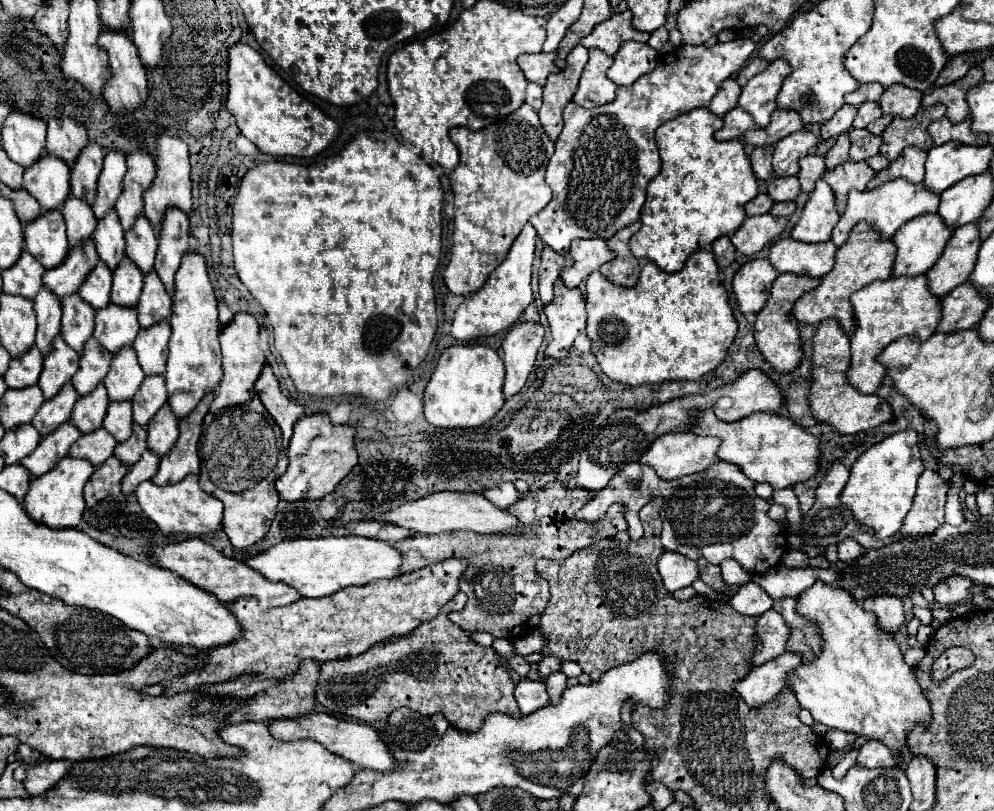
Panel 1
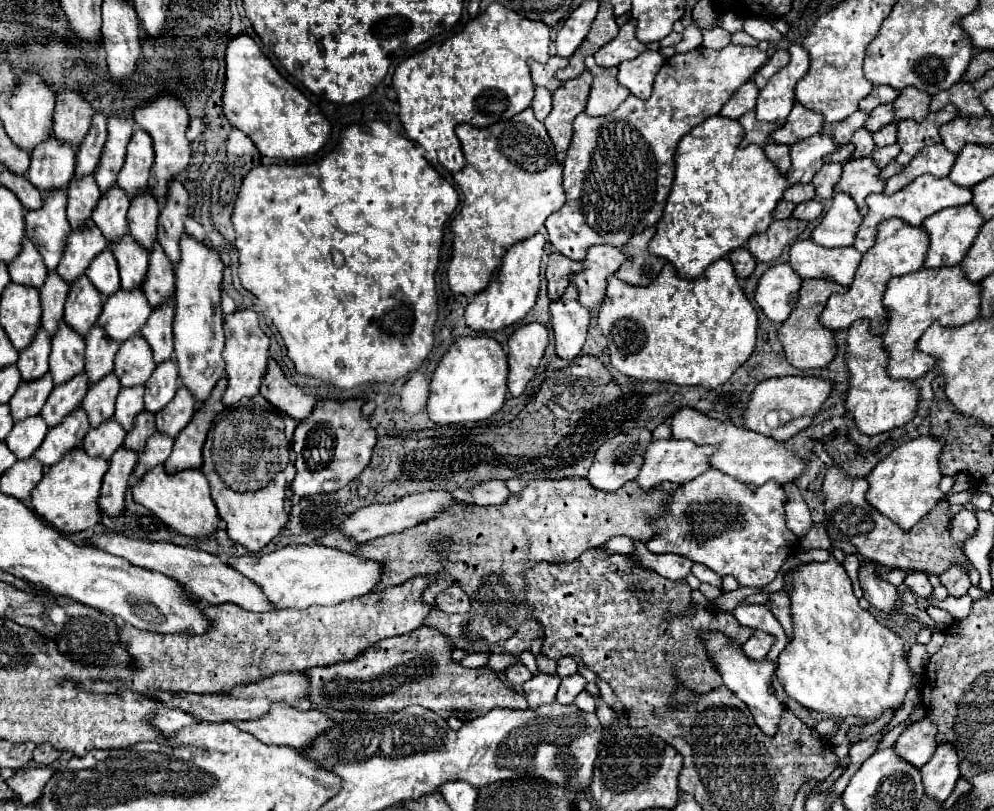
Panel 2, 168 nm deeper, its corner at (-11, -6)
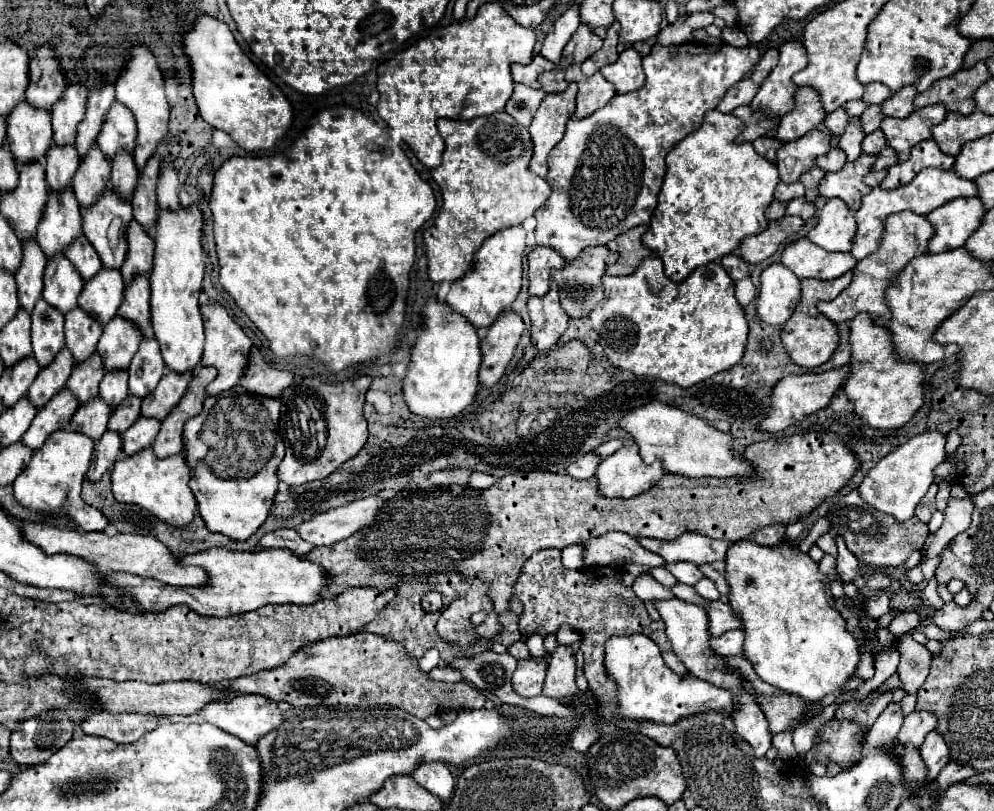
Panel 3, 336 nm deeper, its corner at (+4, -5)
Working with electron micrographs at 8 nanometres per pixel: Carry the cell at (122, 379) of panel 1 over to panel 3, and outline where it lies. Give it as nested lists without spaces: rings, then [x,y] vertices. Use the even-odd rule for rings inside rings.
[[[114,317],[104,327],[104,333],[102,333],[100,341],[98,341],[98,349],[96,351],[102,357],[106,371],[126,371],[130,361],[132,361],[132,357],[138,351],[138,345],[140,345],[140,333],[136,333],[136,325],[128,325],[128,321],[124,321],[122,317]]]

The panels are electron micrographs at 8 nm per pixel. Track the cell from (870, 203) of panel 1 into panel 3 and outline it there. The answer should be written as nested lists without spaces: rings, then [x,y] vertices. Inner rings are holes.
[[[922,169],[908,185],[892,189],[892,191],[884,191],[880,187],[872,189],[868,195],[862,197],[862,207],[856,211],[856,235],[852,239],[852,249],[850,255],[856,259],[864,259],[868,255],[872,255],[878,249],[880,237],[882,237],[882,225],[884,219],[892,213],[900,213],[900,211],[914,211],[918,215],[928,215],[932,209],[958,199],[958,197],[974,197],[976,195],[976,185],[974,181],[964,181],[962,177],[956,177],[956,173],[952,171],[944,171],[944,169]]]

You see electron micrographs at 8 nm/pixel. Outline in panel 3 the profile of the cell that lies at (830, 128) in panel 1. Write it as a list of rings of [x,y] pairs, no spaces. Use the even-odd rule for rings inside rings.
[[[836,109],[834,113],[828,113],[824,119],[824,127],[836,137],[840,137],[844,133],[846,123],[848,123],[848,113],[844,109]]]

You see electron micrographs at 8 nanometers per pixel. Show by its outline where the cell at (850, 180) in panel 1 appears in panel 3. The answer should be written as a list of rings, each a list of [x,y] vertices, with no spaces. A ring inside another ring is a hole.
[[[862,153],[856,161],[846,163],[836,173],[826,173],[820,181],[820,195],[826,199],[840,197],[852,211],[860,209],[860,199],[870,193],[872,189],[862,181],[862,177],[870,171],[870,165],[876,157]]]

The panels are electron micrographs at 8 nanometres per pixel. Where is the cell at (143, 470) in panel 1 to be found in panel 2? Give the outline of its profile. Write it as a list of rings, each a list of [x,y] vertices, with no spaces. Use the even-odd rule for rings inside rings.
[[[155,430],[155,434],[147,440],[145,450],[139,454],[139,462],[133,470],[133,476],[139,480],[147,470],[151,470],[157,464],[163,464],[173,448],[173,438],[167,434],[159,434],[159,430]]]

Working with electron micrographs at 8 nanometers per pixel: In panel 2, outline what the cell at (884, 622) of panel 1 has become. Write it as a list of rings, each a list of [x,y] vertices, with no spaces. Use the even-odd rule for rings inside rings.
[[[863,562],[859,568],[859,584],[863,588],[863,598],[877,610],[891,614],[899,604],[899,592],[893,584],[883,580],[875,570],[873,562]]]

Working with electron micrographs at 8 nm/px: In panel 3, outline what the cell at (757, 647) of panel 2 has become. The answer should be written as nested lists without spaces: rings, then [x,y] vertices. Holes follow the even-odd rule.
[[[744,629],[728,631],[712,639],[712,649],[724,657],[744,657]]]

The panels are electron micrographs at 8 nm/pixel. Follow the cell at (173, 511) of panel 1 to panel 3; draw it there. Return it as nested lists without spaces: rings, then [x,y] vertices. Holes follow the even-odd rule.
[[[150,447],[140,451],[138,457],[124,457],[116,461],[116,465],[112,467],[112,493],[116,501],[134,503],[172,527],[184,527],[192,523],[196,515],[198,505],[192,489],[188,487],[188,481],[190,469],[182,455],[158,459]]]

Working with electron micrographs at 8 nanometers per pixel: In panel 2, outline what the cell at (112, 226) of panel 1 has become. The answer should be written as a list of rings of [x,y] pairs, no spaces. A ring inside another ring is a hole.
[[[117,184],[99,198],[99,206],[95,206],[95,218],[93,222],[103,230],[105,238],[109,242],[117,242],[121,236],[129,232],[127,226],[127,210],[131,200],[127,198],[127,192],[121,190]]]

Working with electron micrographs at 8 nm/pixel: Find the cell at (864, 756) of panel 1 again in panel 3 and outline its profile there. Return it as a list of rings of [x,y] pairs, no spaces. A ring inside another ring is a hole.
[[[914,711],[908,717],[904,717],[904,725],[898,733],[898,743],[912,745],[918,749],[934,727],[936,727],[936,717],[932,717],[932,713]]]

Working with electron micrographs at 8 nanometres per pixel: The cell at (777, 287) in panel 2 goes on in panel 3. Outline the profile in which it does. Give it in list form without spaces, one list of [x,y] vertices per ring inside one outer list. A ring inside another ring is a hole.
[[[772,263],[762,271],[756,297],[756,311],[762,321],[774,327],[784,325],[784,321],[788,321],[796,309],[798,299],[800,279],[796,279],[790,269],[786,269],[782,263]]]

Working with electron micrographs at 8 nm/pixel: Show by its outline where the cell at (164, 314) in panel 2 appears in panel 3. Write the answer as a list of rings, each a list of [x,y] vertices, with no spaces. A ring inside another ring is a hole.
[[[140,275],[124,291],[124,305],[120,307],[120,317],[132,321],[140,333],[150,327],[150,281],[146,275]]]

